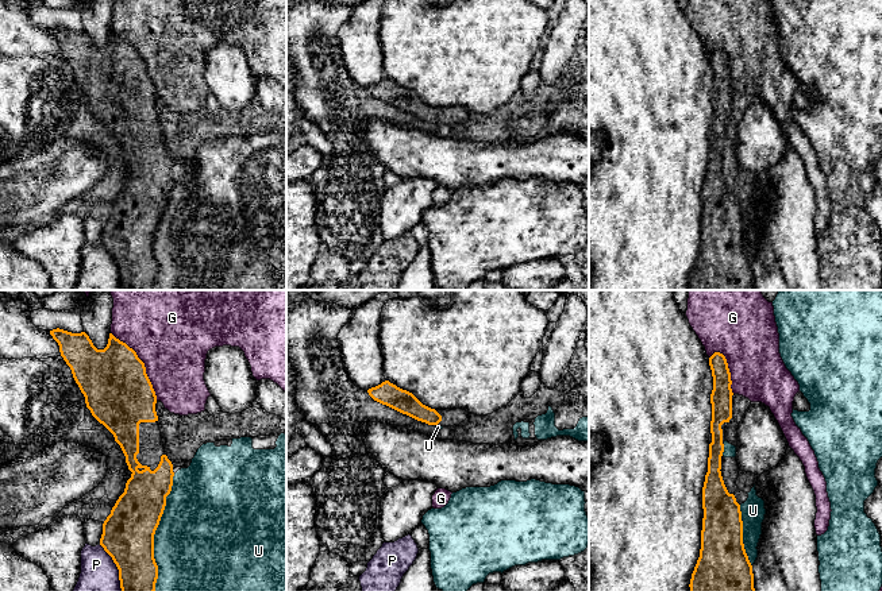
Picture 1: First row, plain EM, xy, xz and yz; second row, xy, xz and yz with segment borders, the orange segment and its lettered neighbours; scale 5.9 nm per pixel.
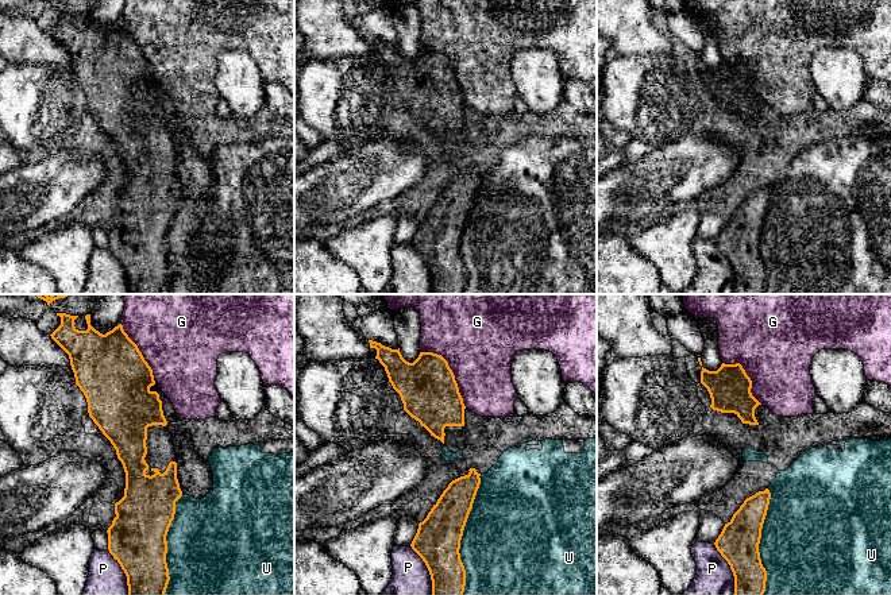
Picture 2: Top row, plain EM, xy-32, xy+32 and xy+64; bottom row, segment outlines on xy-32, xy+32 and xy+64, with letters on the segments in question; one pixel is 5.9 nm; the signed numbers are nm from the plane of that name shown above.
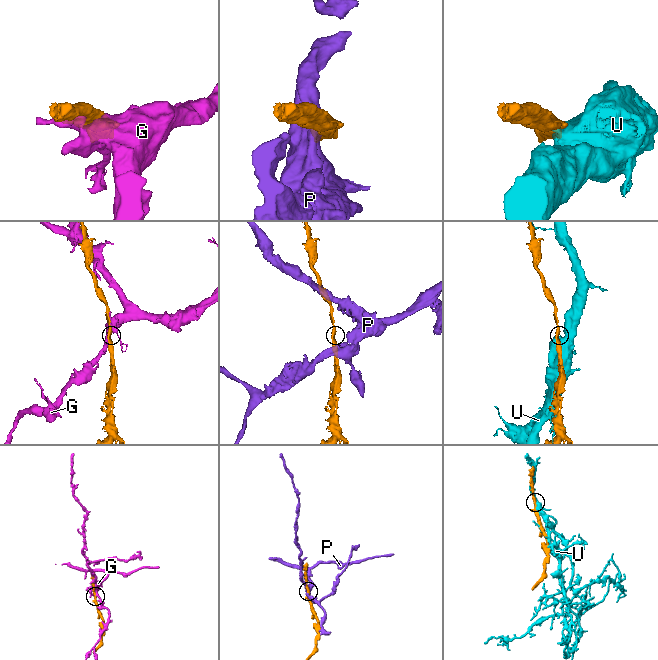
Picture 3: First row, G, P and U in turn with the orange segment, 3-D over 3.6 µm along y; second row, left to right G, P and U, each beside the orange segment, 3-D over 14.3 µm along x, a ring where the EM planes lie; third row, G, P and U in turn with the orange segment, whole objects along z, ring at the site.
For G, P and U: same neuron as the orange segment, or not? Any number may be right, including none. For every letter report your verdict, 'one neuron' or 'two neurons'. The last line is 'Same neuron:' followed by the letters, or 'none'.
G: two neurons
P: two neurons
U: two neurons
Same neuron: none

